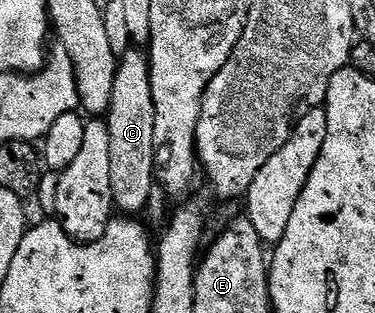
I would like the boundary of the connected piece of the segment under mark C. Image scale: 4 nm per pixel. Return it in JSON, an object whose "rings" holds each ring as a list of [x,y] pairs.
{"rings":[[[131,50],[119,59],[112,102],[104,119],[108,126],[114,207],[122,214],[145,213],[148,198],[156,186],[156,106],[152,102],[150,61],[145,51]]]}

